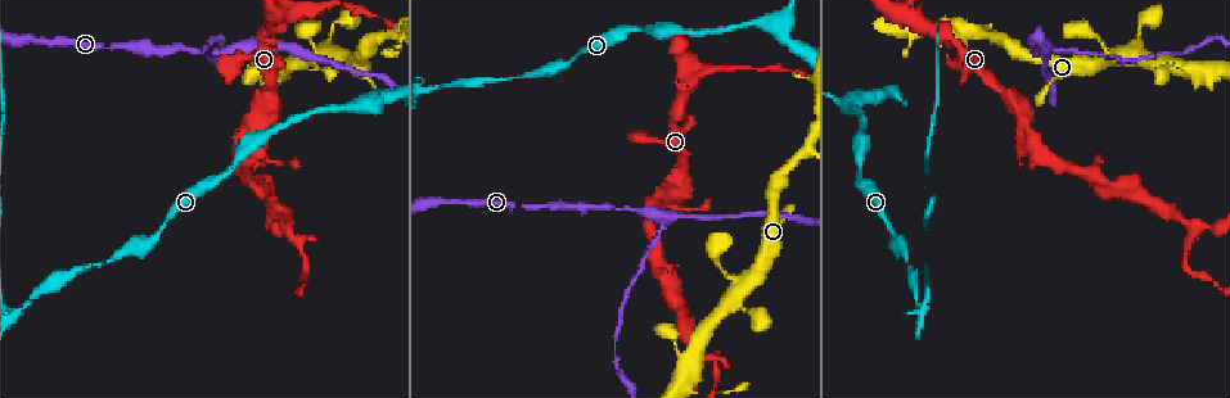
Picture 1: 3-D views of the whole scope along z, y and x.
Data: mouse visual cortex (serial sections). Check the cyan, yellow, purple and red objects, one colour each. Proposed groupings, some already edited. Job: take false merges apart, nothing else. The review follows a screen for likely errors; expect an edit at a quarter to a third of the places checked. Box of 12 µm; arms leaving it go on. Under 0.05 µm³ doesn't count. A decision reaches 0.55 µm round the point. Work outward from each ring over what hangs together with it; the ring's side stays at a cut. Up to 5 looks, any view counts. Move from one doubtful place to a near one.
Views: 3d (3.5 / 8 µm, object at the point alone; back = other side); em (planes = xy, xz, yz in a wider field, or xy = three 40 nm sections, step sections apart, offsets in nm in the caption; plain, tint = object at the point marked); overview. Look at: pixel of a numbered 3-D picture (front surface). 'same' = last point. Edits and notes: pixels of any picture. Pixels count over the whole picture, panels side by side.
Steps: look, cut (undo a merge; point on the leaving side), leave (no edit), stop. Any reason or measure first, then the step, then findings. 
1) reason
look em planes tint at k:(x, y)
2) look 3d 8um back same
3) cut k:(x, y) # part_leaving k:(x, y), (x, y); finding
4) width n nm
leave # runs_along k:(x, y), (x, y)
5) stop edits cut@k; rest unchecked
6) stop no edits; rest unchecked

branch point
look 3d 3.5um at 1:(247, 50)

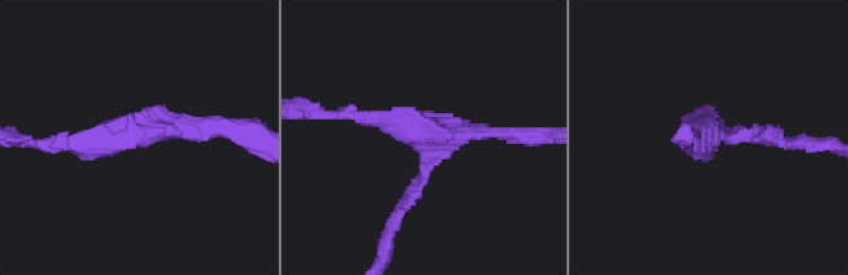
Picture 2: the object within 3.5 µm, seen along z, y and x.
arms 3; arm_widths 150, 200, 250 nm; need the tissue
look em xy step 3 tint at 2:(422, 133)

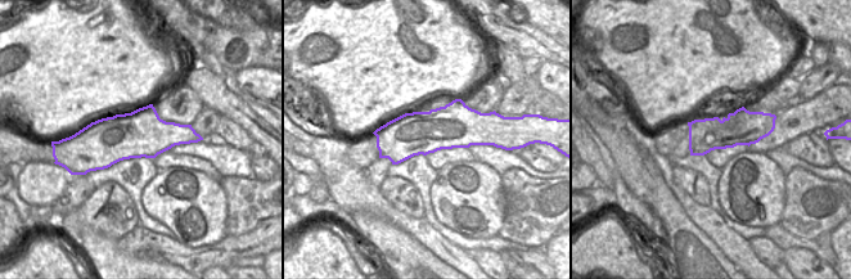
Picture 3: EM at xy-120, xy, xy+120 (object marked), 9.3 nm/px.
leave # runs_along 2:(338, 116), (420, 135), (508, 135); one cell here

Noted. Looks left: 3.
three-way junction
look 3d 8um at 1:(917, 303)

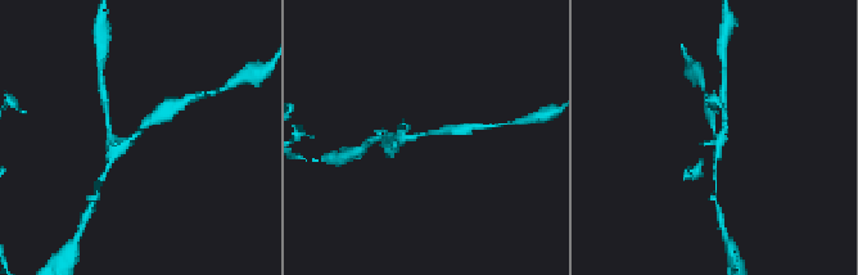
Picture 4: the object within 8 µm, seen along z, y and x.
zoom in
look 3d 3.5um at 4:(713, 132)

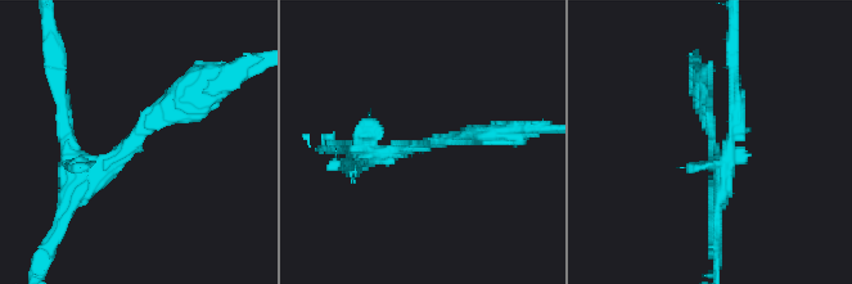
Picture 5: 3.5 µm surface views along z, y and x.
leave # runs_along 5:(201, 94), (106, 165), (67, 149); all the same cell

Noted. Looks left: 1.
stop no edits; rest unchecked

